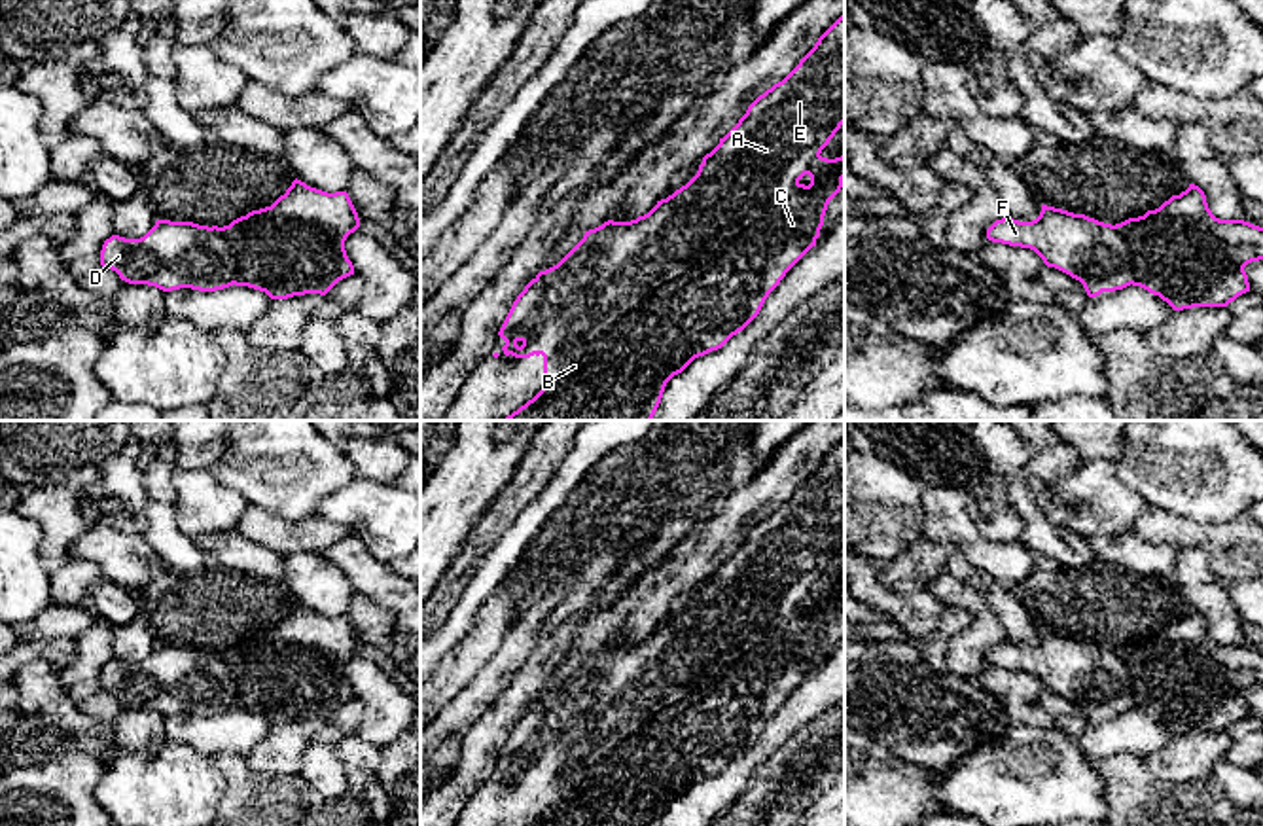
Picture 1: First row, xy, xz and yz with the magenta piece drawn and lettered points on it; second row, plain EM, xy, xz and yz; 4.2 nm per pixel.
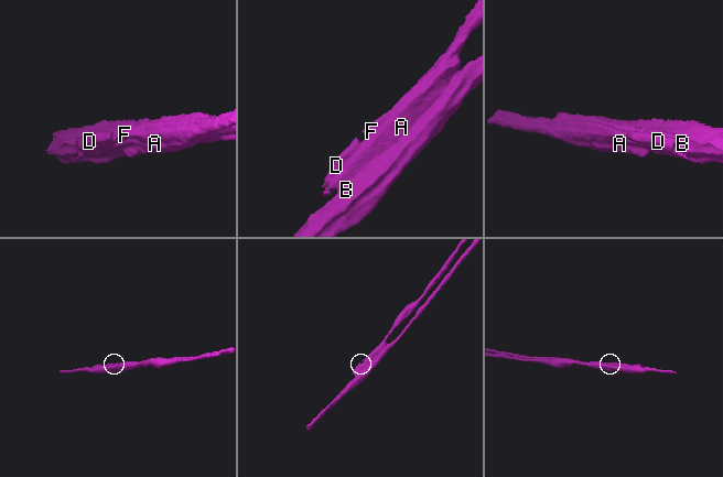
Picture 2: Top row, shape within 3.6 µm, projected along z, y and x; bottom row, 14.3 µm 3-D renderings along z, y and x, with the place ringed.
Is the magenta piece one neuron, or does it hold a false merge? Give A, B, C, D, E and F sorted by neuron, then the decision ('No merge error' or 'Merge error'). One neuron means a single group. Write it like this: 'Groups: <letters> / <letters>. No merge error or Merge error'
Groups: A D E F / B C. Merge error

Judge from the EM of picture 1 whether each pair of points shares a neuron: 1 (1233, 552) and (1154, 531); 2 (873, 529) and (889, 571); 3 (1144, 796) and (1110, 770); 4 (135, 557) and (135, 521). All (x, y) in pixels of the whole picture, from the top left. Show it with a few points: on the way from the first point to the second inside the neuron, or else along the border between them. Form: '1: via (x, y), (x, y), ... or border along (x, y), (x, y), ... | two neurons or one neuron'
1: via (1214, 538), (1173, 531) | one neuron
2: border along (923, 537), (890, 559), (877, 563) | two neurons
3: via (1137, 790), (1118, 772) | one neuron
4: border along (91, 525), (105, 523), (141, 535) | two neurons

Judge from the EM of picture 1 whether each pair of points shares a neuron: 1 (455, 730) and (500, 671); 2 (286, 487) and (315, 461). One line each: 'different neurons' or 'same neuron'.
1: same neuron
2: same neuron

